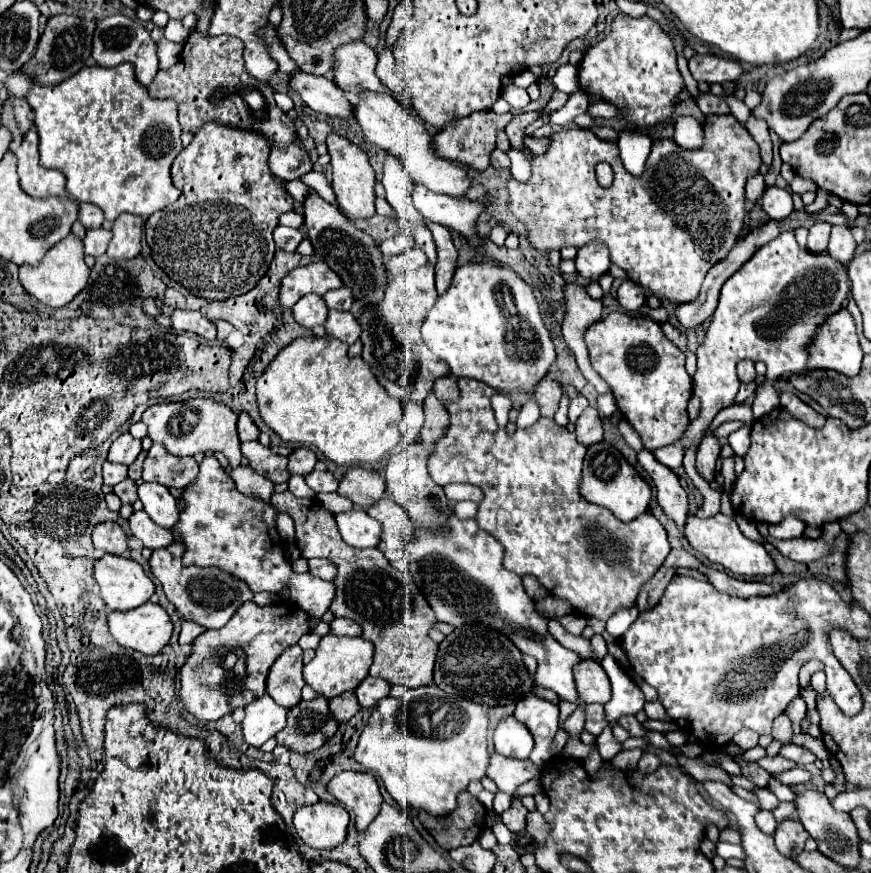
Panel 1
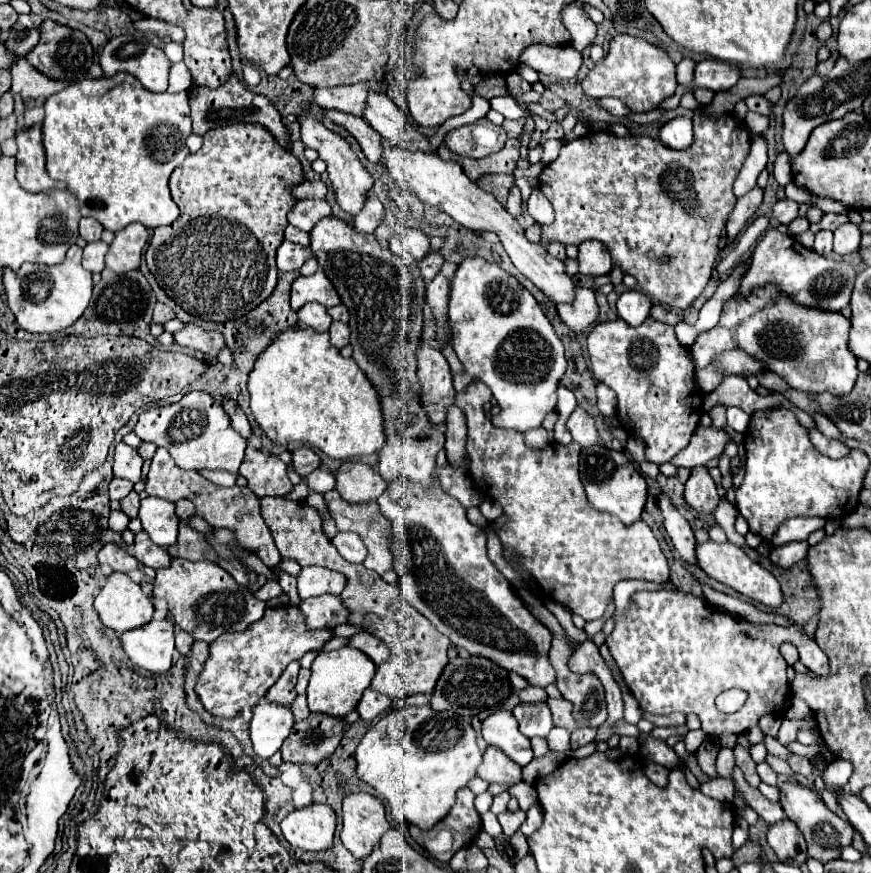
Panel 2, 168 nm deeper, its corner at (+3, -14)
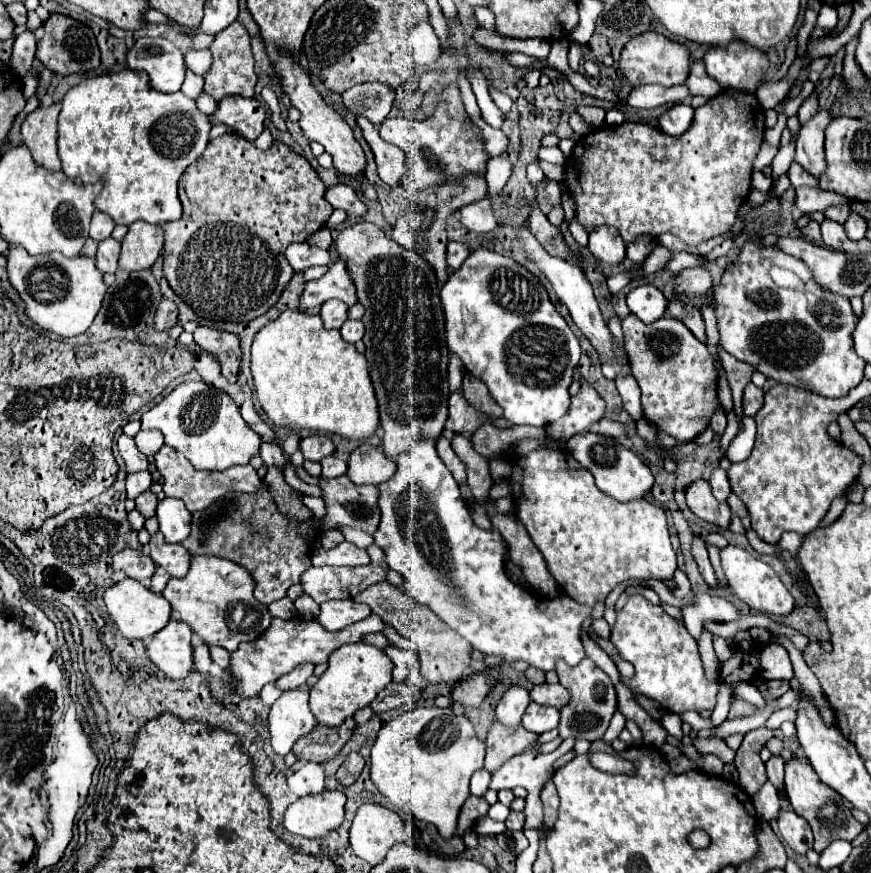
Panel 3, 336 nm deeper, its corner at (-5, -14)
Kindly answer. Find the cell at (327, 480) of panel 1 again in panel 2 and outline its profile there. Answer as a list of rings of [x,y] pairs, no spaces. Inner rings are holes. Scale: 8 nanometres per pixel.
[[[317,468],[317,470],[313,470],[313,472],[307,476],[307,484],[309,484],[309,488],[311,488],[313,492],[325,494],[325,492],[329,492],[329,490],[335,488],[335,474],[331,474],[331,472],[325,470],[325,468]]]

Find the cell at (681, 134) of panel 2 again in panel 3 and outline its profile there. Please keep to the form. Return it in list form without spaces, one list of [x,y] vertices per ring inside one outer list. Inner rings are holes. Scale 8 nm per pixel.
[[[679,104],[659,118],[659,128],[669,136],[681,136],[689,130],[691,122],[693,122],[693,108]]]

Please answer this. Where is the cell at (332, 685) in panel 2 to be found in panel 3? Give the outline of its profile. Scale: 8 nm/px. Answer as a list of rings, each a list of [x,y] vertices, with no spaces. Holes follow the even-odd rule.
[[[357,642],[337,648],[329,660],[327,670],[319,676],[319,682],[311,688],[311,712],[317,722],[325,726],[339,726],[345,718],[353,716],[357,710],[369,706],[389,682],[391,682],[391,662],[383,650]]]

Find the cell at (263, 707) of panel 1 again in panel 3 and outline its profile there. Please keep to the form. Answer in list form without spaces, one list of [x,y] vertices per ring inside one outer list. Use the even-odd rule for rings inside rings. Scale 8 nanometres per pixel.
[[[289,690],[279,696],[269,712],[269,734],[275,754],[285,756],[297,738],[317,724],[309,708],[309,692]]]

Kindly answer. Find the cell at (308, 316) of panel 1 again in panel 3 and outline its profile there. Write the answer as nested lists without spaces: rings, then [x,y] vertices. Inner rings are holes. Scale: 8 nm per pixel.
[[[329,300],[321,306],[319,310],[319,316],[323,320],[323,326],[327,330],[333,330],[333,328],[339,328],[345,320],[347,320],[347,306],[343,302],[337,302],[337,300]]]

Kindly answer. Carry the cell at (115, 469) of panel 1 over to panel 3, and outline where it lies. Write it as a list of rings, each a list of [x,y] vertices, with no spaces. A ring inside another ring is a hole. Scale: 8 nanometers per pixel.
[[[135,472],[127,474],[127,498],[135,500],[141,492],[149,490],[151,486],[151,474],[149,472]]]

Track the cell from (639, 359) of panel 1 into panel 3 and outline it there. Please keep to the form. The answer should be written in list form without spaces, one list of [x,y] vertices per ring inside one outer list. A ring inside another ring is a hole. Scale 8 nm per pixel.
[[[629,314],[621,324],[631,370],[641,388],[645,420],[681,444],[695,440],[709,426],[711,414],[721,406],[715,368],[711,356],[707,356],[707,346],[699,342],[685,324],[669,316],[653,324],[643,324],[637,316]]]

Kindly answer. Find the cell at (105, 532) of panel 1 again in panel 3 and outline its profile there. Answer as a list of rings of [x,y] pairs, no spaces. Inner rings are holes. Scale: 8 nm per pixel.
[[[125,548],[113,556],[113,570],[123,570],[129,578],[135,580],[145,580],[155,574],[157,566],[149,556],[143,556],[141,550]]]

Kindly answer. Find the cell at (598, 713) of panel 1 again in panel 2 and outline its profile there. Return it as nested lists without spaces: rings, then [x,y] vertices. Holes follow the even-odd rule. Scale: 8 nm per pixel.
[[[547,698],[545,702],[547,702],[547,706],[549,706],[551,712],[553,712],[553,722],[555,722],[555,726],[567,728],[569,732],[573,732],[573,730],[579,728],[577,722],[573,720],[573,714],[571,714],[571,708],[573,708],[573,706],[571,706],[569,700],[565,700],[565,698]]]

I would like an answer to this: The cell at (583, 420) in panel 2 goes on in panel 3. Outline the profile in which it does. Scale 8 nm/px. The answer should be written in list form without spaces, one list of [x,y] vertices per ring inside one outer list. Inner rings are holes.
[[[581,380],[581,390],[571,398],[571,408],[565,418],[559,418],[557,422],[545,426],[545,432],[555,440],[569,440],[571,436],[587,434],[589,426],[603,418],[603,412],[603,398],[585,380]]]

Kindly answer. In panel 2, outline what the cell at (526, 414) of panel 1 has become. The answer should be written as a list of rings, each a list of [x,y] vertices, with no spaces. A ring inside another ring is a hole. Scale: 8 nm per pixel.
[[[479,256],[465,258],[453,280],[449,292],[449,324],[453,330],[453,348],[457,358],[461,360],[465,372],[455,374],[455,388],[461,390],[473,378],[479,378],[497,400],[501,412],[493,418],[493,424],[499,428],[511,428],[517,432],[527,432],[531,428],[539,428],[545,414],[555,410],[557,406],[557,386],[561,376],[567,370],[565,348],[561,338],[555,334],[551,322],[543,314],[537,300],[531,292],[517,282],[515,276],[505,272],[501,266],[487,262]]]

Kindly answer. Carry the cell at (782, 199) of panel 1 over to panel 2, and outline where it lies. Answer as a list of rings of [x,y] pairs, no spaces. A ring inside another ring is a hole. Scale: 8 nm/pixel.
[[[779,200],[775,206],[773,206],[773,216],[777,218],[779,224],[789,224],[791,220],[797,218],[797,208],[799,204],[793,202],[793,200]]]

